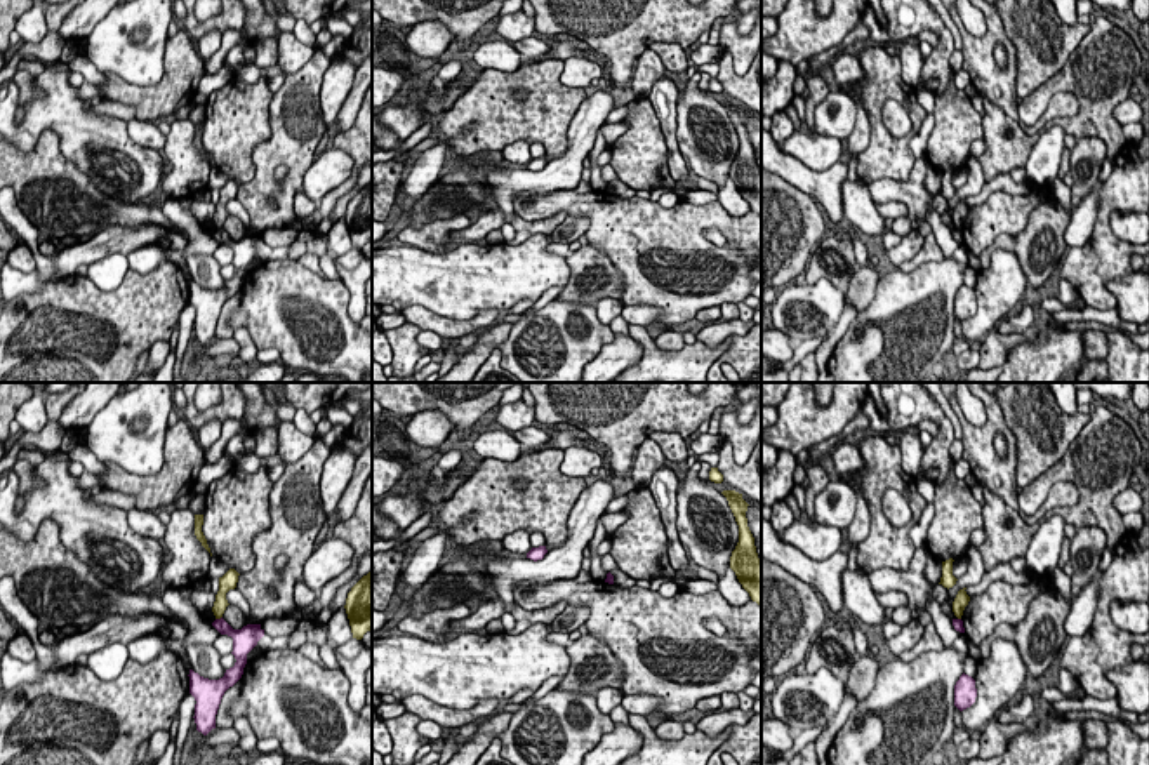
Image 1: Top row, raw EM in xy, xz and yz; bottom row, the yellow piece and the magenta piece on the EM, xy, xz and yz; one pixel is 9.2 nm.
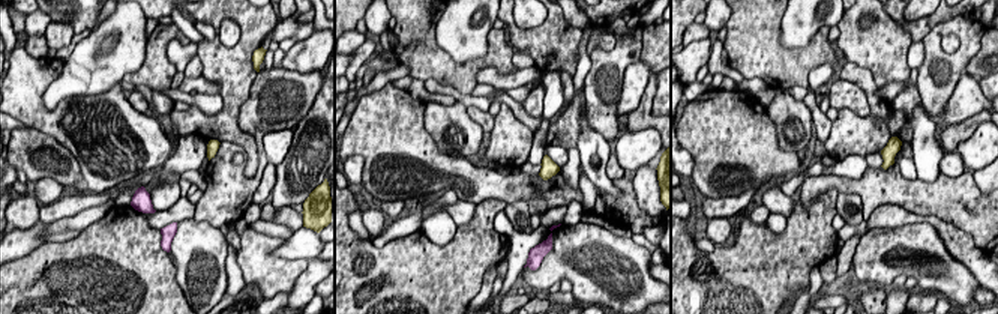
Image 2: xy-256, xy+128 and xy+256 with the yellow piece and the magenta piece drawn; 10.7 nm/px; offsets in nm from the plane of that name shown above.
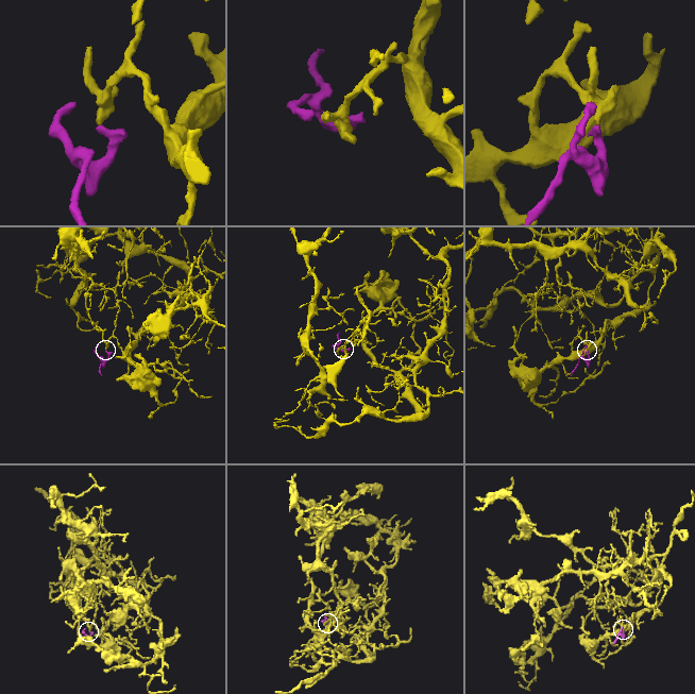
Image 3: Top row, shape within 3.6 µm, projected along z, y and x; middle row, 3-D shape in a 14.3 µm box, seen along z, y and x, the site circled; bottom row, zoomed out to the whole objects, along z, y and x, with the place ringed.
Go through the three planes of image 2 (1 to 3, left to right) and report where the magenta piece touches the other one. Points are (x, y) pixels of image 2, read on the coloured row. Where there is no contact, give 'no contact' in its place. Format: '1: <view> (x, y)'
1: no contact
2: no contact
3: no contact

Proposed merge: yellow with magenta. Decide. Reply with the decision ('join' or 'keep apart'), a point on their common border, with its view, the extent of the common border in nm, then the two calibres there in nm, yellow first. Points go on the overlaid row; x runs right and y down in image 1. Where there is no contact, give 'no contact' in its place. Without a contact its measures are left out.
keep apart; meets yellow in xy at (218, 618); contact 70 nm long; 130 nm thick on the yellow side, 130 nm on the other

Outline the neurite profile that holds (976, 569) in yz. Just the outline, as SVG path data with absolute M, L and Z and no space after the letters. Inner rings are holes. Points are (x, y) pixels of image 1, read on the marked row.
M970 544L965 556L966 556L966 572L963 577L956 581L953 588L947 589L947 595L949 595L947 600L954 600L960 589L970 584L979 584L986 572L984 562L977 546Z

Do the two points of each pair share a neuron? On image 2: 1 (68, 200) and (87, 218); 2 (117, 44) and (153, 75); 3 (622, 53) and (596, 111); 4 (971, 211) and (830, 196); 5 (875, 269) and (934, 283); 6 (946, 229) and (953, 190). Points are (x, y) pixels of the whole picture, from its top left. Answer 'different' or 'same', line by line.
1: different
2: different
3: same
4: different
5: same
6: different

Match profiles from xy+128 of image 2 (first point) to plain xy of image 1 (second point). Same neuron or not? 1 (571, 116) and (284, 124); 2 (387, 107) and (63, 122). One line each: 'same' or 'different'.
1: different
2: different

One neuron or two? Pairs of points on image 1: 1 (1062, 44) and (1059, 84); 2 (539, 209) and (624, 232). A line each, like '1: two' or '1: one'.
1: two
2: one

